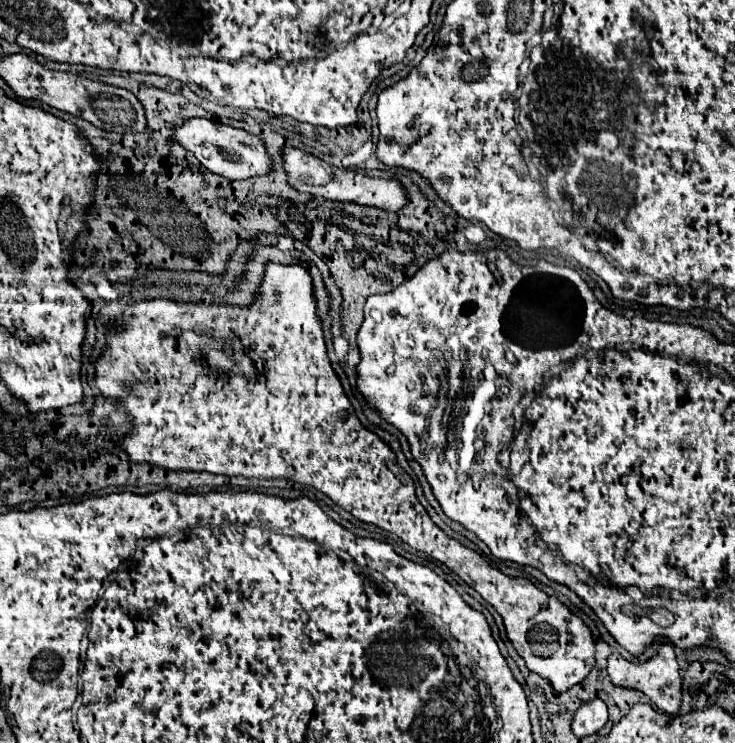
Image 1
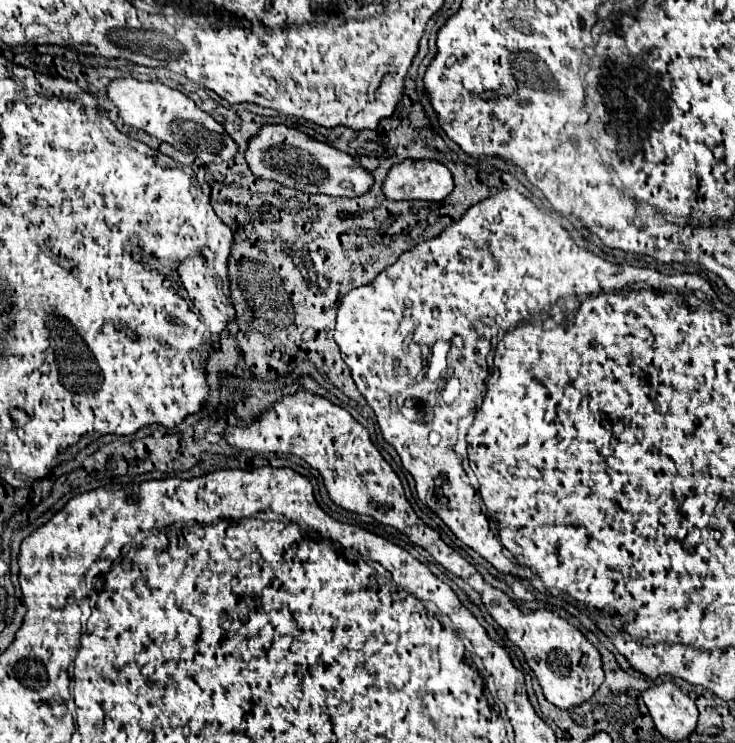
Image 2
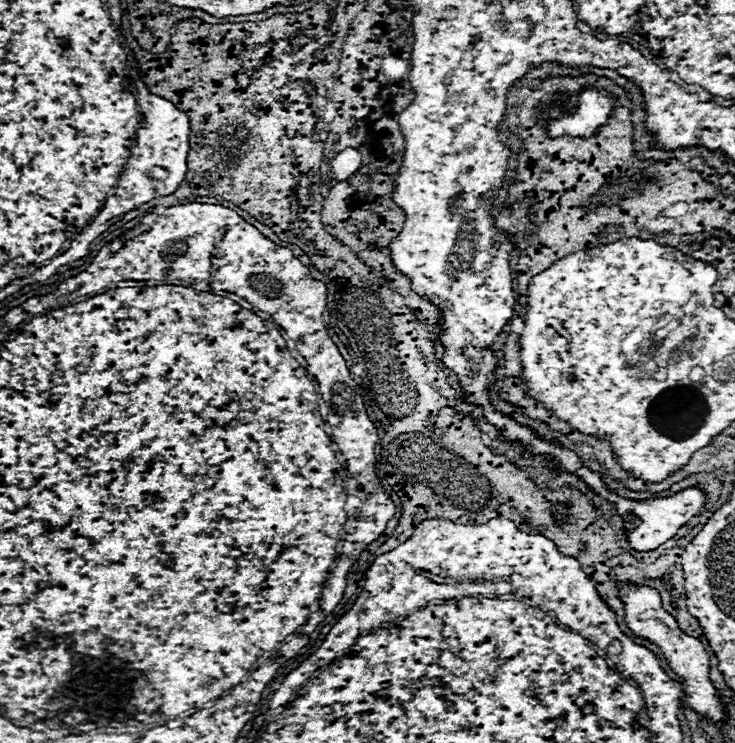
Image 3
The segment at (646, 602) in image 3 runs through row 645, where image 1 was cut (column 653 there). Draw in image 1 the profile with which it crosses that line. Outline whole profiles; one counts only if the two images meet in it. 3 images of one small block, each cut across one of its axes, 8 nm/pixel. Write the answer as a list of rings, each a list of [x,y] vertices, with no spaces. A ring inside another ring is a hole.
[[[660,644],[658,654],[654,654],[646,662],[630,662],[630,660],[622,658],[620,654],[610,654],[608,656],[608,674],[616,686],[634,688],[634,690],[644,692],[652,700],[652,704],[656,704],[660,710],[664,710],[668,714],[678,712],[682,678],[680,678],[678,662],[676,662],[676,656],[674,656],[674,650],[670,644]]]

